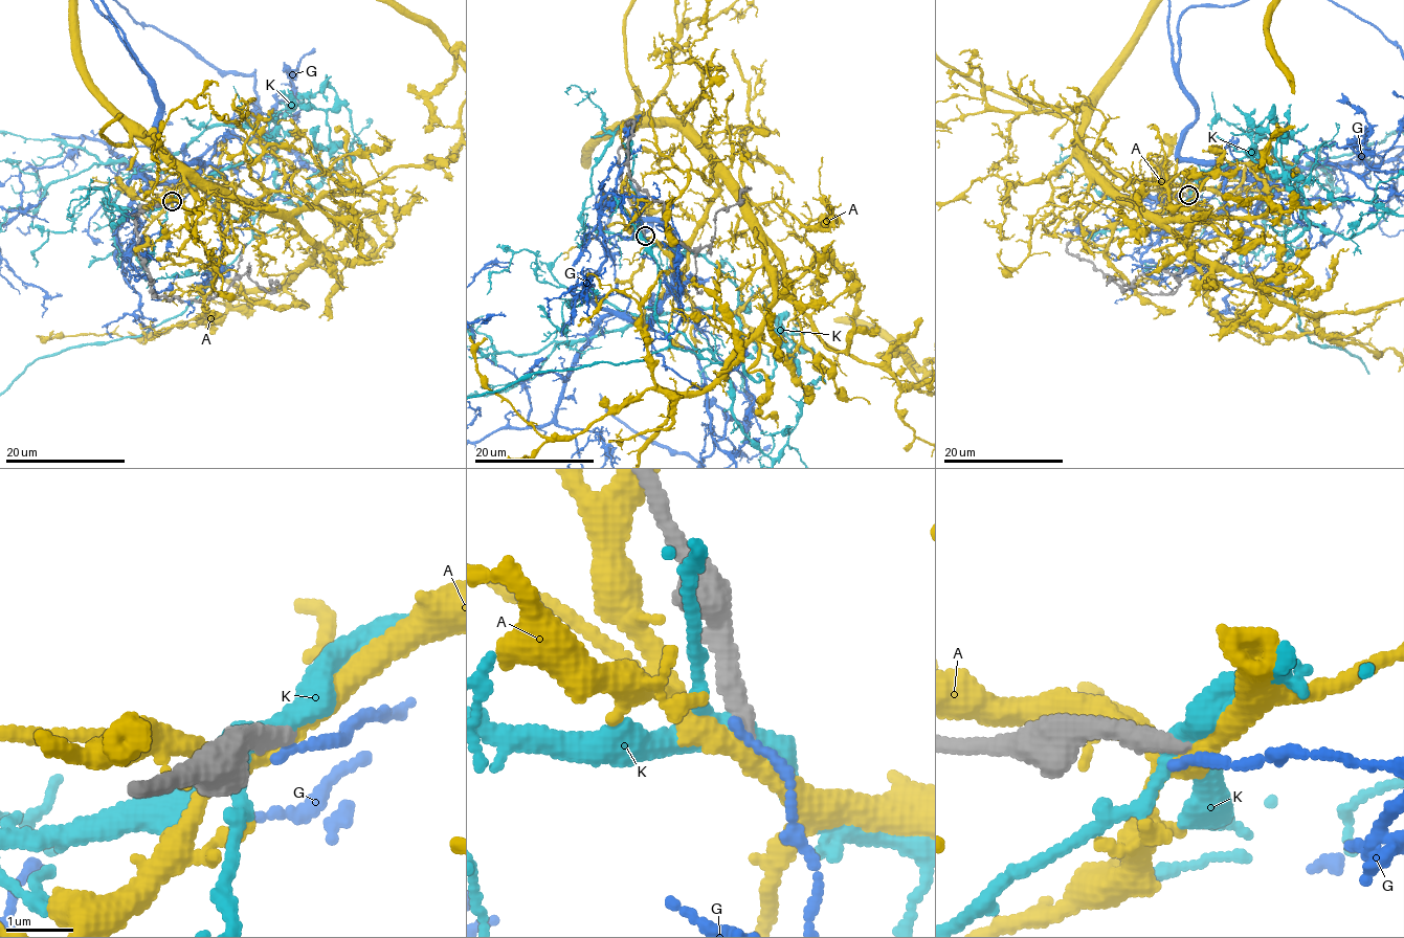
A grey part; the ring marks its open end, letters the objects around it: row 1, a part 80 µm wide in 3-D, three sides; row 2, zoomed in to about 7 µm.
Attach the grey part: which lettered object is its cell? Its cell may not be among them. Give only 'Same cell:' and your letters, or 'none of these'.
Same cell: none of these

